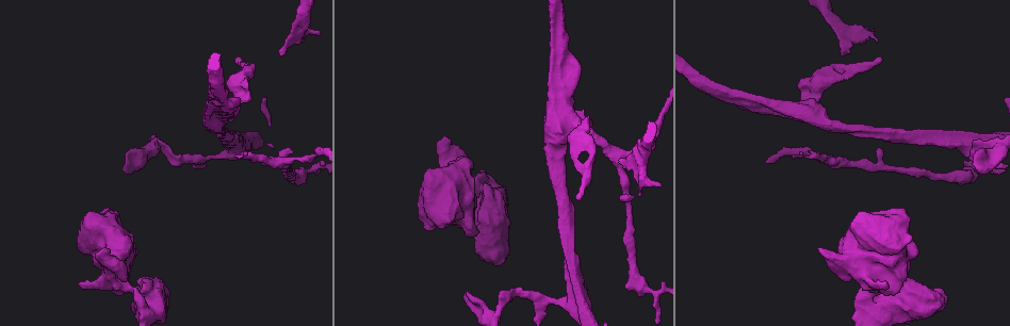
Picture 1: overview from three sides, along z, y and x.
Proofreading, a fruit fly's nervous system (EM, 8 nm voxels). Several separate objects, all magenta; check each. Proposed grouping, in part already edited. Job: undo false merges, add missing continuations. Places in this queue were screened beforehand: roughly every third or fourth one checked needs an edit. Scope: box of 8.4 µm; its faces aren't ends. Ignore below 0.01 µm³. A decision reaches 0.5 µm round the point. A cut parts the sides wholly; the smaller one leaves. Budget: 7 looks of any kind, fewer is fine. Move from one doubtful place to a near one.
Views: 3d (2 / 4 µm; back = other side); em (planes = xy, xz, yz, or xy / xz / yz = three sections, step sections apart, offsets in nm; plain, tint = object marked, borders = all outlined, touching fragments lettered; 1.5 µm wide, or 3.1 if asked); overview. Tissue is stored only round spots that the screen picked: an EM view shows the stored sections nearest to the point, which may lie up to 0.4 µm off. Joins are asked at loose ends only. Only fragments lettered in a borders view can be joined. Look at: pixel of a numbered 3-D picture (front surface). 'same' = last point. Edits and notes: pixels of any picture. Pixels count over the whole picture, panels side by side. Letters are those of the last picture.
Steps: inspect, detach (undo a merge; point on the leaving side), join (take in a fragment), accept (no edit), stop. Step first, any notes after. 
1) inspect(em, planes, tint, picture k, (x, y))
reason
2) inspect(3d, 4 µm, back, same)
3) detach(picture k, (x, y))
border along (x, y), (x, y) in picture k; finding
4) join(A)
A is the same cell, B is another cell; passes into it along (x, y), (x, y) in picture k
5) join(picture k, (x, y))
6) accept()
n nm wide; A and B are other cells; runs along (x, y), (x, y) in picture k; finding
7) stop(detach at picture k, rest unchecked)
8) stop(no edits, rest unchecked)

inspect(em, planes, borders, picture 1, (796, 154))
branch stops here

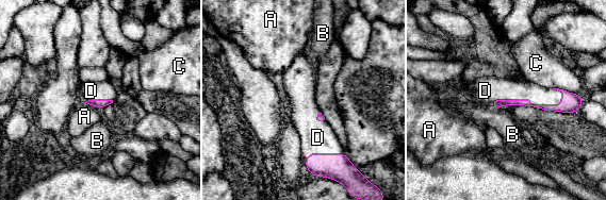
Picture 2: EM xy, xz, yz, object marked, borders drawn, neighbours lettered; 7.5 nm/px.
join(D)
D touches over 550 nm; D is the same cell, A, B and C are other cells; the neuron continues

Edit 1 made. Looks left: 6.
inspect(overview)
redraw

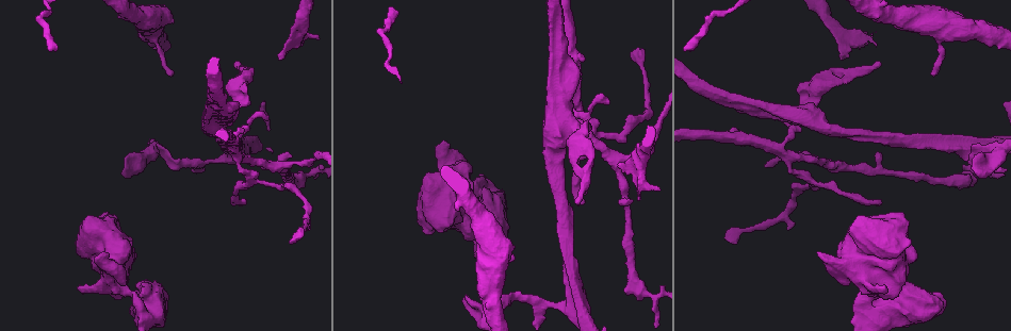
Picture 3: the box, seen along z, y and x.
inspect(3d, 4 µm, picture 3, (979, 154))
an open end

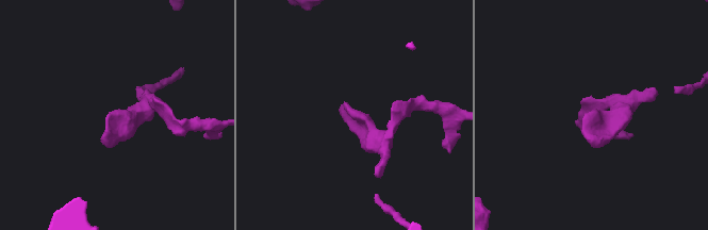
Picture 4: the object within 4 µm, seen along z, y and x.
inspect(em, planes, borders, picture 4, (593, 113))
now the EM

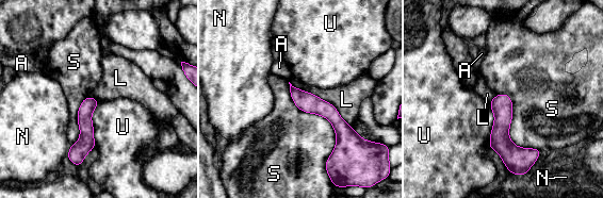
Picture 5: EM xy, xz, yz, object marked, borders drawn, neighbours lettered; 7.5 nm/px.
accept()
A, L, N, S and U are other cells; runs along (292, 89), (338, 122), (340, 153) in picture 5; none of them fits

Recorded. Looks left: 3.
inspect(3d, 2 µm, picture 4, (413, 44))
thin end

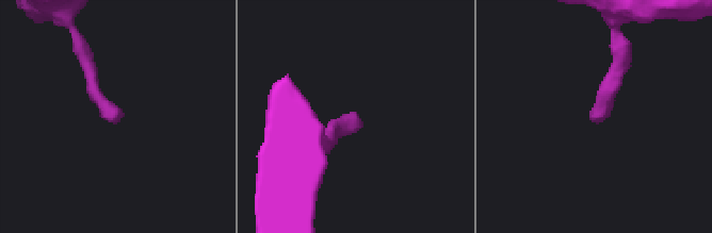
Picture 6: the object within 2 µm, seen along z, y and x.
inspect(em, planes, tint, picture 6, (114, 120))
shape alone is not enough

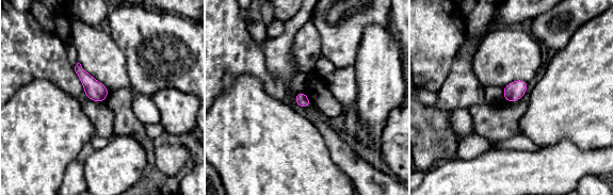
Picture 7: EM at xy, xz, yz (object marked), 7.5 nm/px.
inspect(em, planes, borders, same)

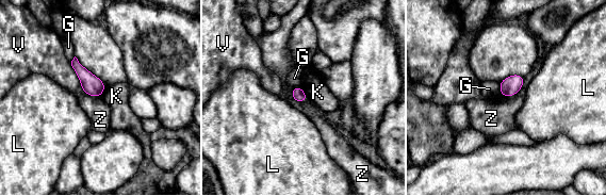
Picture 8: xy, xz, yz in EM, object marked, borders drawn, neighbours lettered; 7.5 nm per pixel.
accept()
100 nm wide; G, K, L, V and Z are other cells; border along (299, 86), (309, 98) in picture 8; no lettered fragment goes on from it

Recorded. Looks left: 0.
stop(join at picture 2, rest unchecked)

